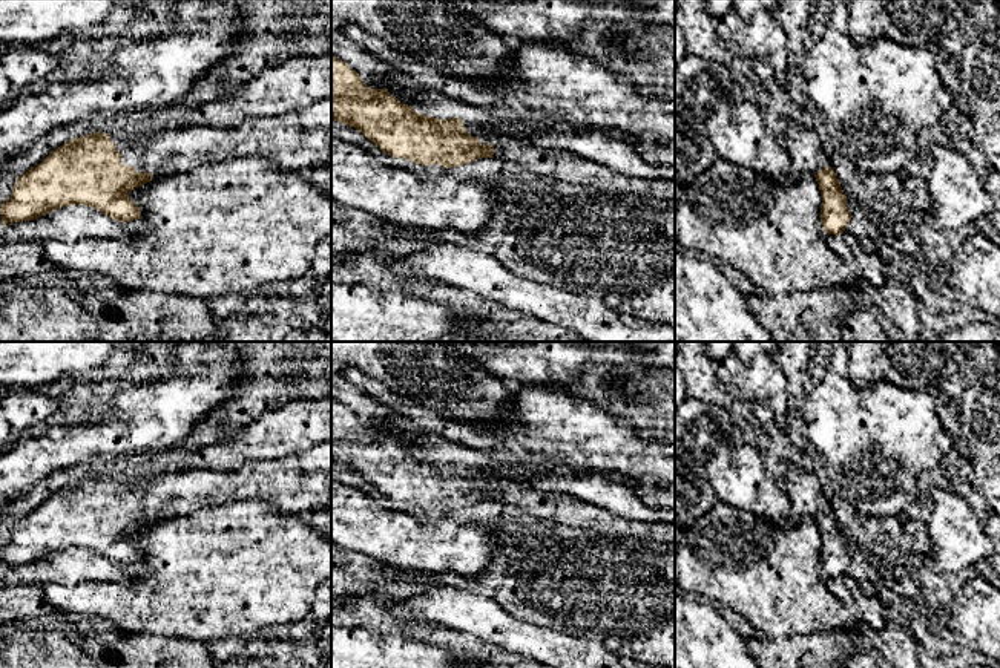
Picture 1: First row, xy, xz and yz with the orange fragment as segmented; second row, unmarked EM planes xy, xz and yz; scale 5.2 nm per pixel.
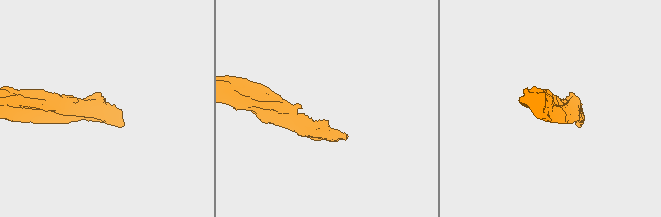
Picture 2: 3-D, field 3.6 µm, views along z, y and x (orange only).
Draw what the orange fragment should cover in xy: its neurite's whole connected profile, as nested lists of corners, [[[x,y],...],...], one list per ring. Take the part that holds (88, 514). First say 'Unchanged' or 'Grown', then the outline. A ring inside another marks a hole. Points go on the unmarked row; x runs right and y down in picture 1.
Grown. [[[331,440],[304,454],[276,460],[248,460],[236,470],[190,467],[133,483],[113,483],[101,475],[74,481],[17,521],[11,541],[0,547],[2,567],[5,570],[34,564],[67,548],[89,548],[118,565],[130,565],[141,562],[140,550],[129,541],[129,536],[140,529],[207,507],[244,501],[270,503],[294,516],[321,512],[331,501]]]

